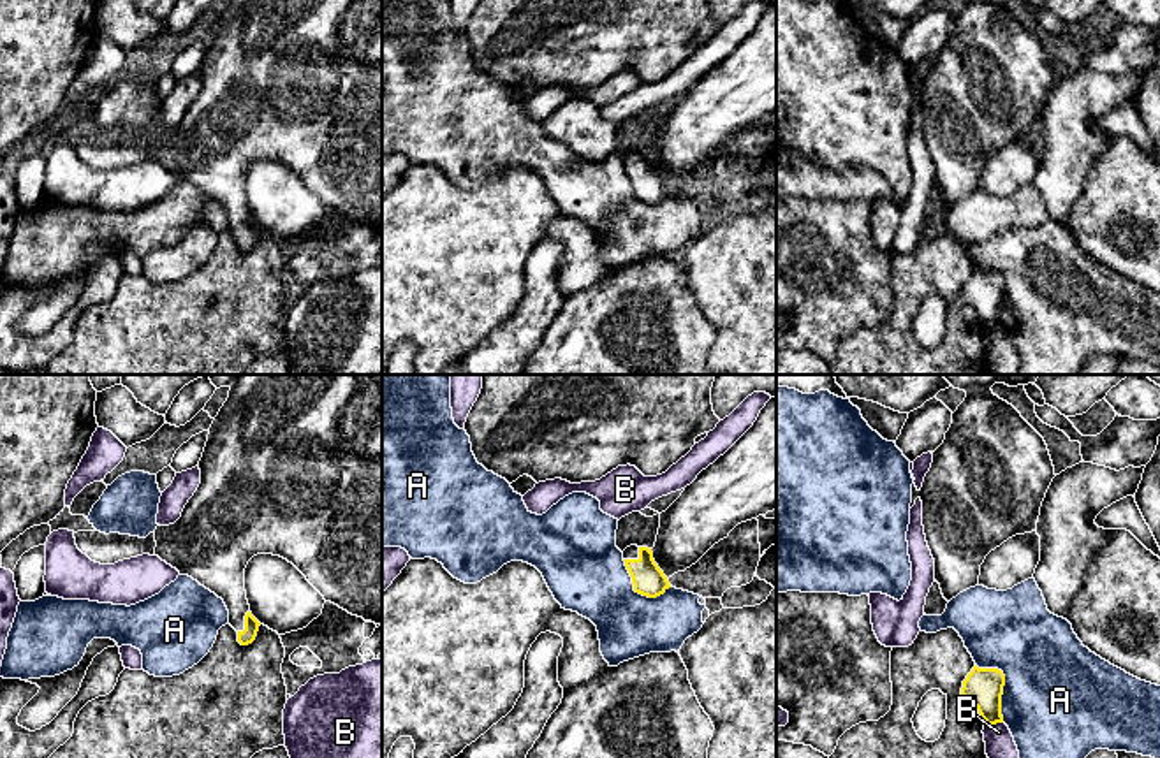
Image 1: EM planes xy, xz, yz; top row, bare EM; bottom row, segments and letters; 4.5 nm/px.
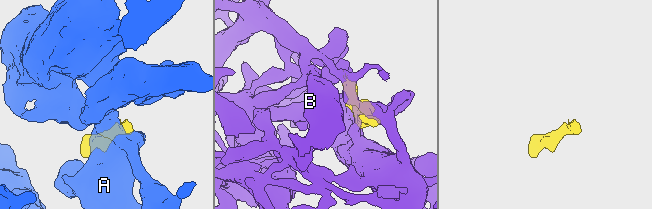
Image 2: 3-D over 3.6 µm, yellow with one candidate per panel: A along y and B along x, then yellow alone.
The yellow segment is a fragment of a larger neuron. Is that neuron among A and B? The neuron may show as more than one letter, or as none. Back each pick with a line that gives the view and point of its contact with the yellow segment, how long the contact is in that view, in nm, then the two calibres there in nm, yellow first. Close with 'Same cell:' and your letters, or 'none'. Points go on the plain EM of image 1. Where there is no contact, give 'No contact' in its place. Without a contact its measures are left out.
Same cell: none

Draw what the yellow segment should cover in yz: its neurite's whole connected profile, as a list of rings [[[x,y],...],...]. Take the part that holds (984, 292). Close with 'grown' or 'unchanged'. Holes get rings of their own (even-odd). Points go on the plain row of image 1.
[[[977,271],[963,287],[961,301],[968,304],[987,331],[1003,329],[1002,301],[1005,281],[998,274],[979,274]]]; unchanged

